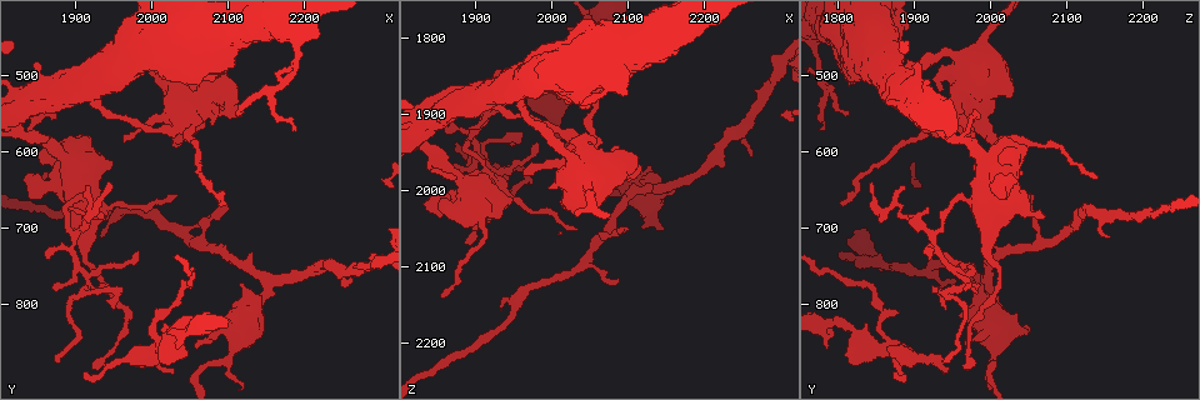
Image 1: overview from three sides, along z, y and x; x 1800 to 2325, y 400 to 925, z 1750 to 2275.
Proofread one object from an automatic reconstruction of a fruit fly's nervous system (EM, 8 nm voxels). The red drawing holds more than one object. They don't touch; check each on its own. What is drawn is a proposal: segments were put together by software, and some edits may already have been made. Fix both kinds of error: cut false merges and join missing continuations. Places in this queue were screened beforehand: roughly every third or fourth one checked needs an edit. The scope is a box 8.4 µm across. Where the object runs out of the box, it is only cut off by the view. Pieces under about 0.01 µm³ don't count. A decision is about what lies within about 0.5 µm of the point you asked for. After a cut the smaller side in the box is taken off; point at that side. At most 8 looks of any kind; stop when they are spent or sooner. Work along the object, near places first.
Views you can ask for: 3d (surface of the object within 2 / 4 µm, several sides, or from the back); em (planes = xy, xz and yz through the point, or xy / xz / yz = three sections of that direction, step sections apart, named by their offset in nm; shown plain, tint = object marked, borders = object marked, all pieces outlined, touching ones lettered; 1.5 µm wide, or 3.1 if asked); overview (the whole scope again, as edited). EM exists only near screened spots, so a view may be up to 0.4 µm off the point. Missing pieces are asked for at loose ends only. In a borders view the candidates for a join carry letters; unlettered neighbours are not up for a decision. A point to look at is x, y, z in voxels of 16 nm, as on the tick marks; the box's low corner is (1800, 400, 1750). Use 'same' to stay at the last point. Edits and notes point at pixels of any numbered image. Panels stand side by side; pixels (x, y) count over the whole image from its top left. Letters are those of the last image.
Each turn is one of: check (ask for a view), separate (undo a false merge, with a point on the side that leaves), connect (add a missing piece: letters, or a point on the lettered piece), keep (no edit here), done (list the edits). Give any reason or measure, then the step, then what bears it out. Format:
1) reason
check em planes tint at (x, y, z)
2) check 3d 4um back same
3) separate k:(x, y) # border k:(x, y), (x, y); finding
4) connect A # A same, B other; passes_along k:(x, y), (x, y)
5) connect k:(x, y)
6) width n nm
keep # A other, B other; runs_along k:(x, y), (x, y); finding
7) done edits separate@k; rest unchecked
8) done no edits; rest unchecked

tapers out
check em planes borders at (1865, 745, 1920)

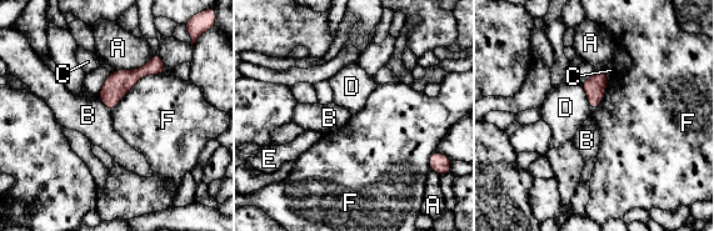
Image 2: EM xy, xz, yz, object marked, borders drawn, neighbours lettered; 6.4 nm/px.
width 100 nm
keep # A other, B other, C other, D other, E other, F other; runs_along 2:(156, 59), (106, 103); no lettered piece goes on from it

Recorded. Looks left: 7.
branch stops here
check em xz step 4 borders at (1915, 890, 1870)

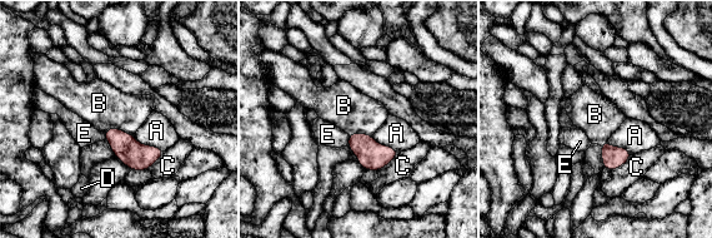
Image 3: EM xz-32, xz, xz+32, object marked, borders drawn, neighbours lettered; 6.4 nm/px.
cut it another way
check em planes borders same

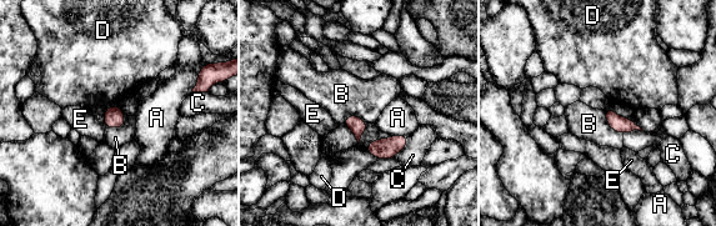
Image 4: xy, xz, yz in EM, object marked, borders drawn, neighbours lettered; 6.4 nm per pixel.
width 100 nm
keep # A other, B other, C other, D other, E other; none of them fits

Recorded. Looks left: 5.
free end
check 3d 4um at (2060, 515, 1935)

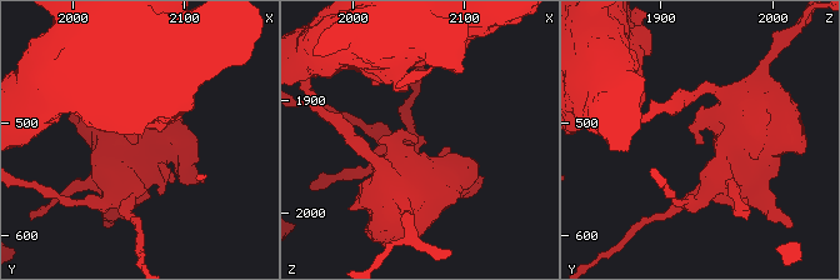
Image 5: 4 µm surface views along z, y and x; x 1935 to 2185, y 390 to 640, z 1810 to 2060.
check em planes borders at (2062, 516, 1934)

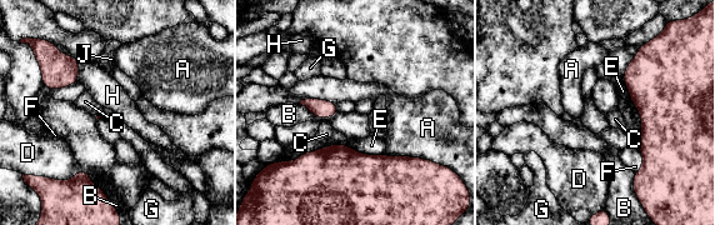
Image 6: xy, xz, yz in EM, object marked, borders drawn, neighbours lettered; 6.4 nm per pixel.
keep # A other, B other, C other, D other, E other, F other, G other, H other, J other; border 6:(83, 61), (78, 69), (76, 80); none of them fits

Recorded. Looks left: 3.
done no edits; rest unchecked

